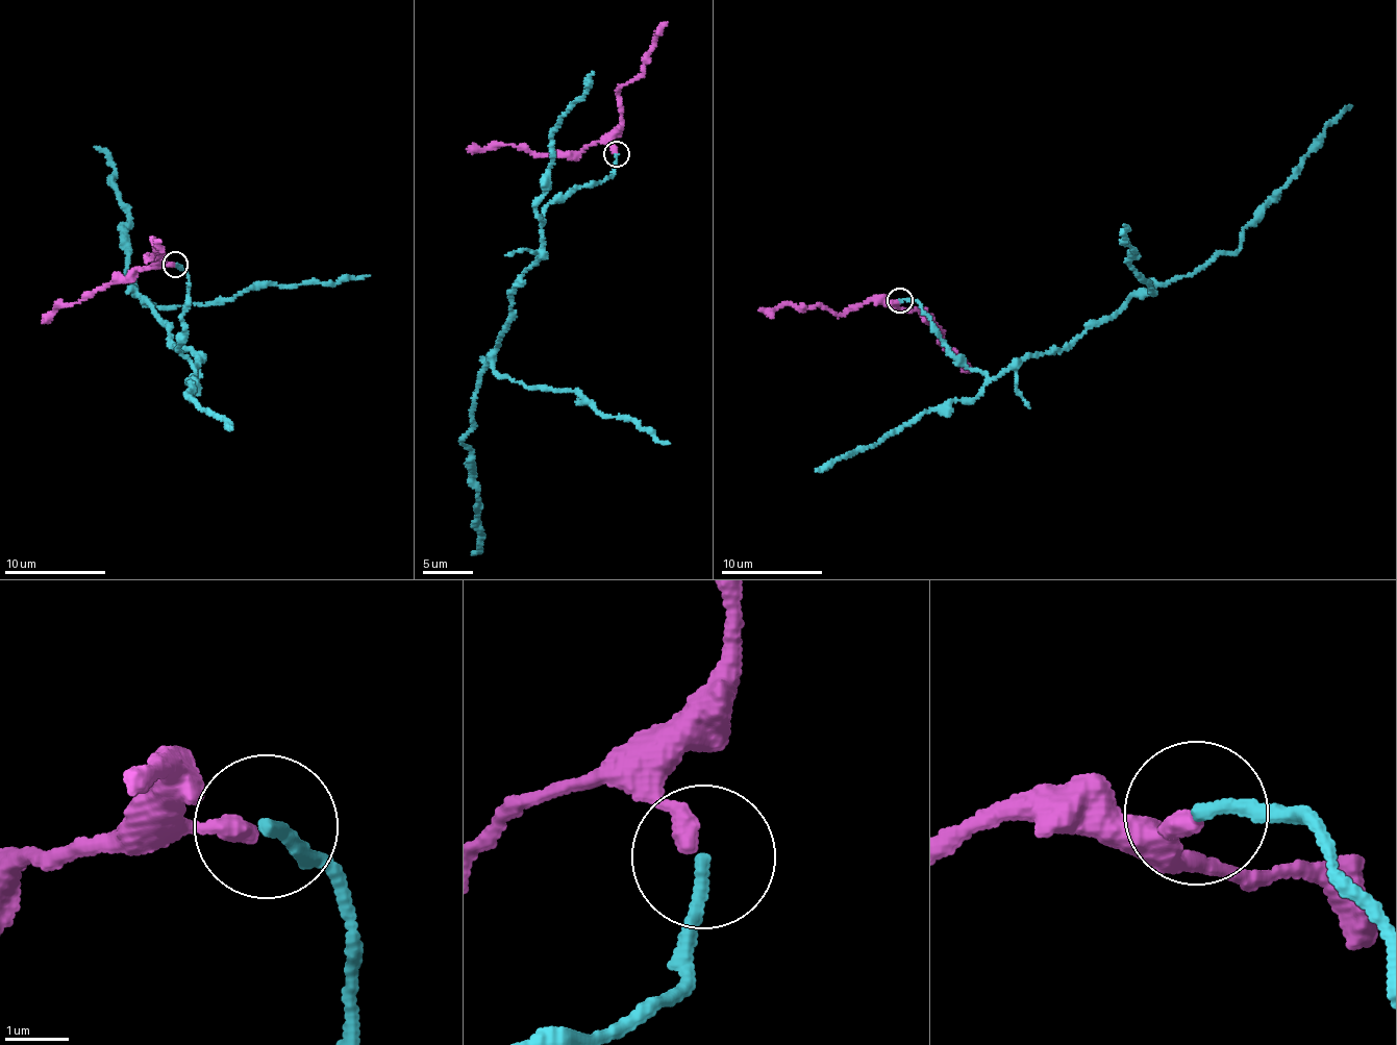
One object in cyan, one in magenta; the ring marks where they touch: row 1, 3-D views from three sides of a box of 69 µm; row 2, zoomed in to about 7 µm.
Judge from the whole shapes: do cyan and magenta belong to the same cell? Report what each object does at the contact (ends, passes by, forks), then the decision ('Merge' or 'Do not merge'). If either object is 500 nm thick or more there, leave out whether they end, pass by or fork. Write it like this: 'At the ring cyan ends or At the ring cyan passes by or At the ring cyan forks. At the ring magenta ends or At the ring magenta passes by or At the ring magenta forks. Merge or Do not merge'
At the ring cyan ends. At the ring magenta ends. Merge

